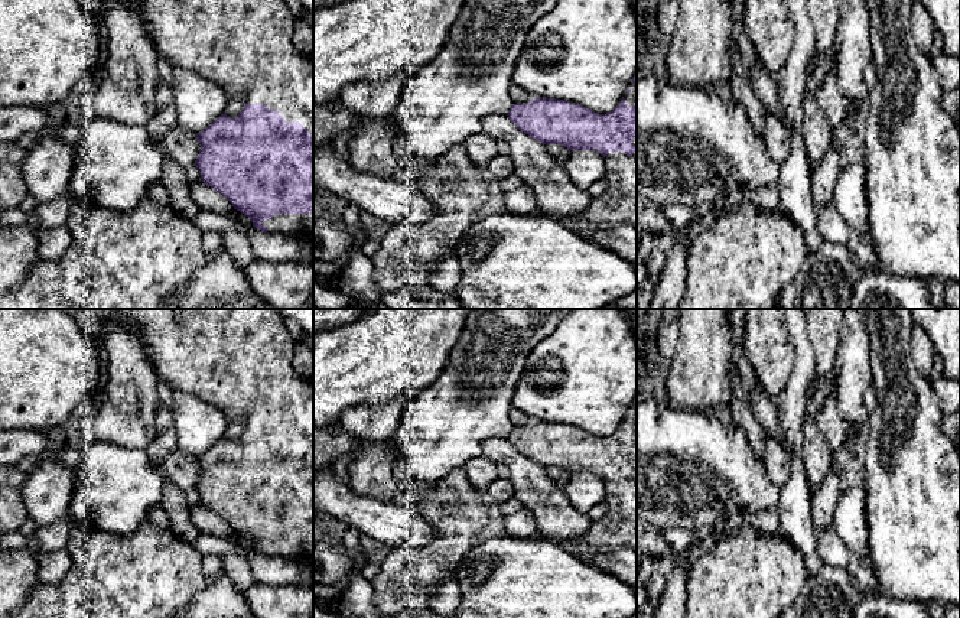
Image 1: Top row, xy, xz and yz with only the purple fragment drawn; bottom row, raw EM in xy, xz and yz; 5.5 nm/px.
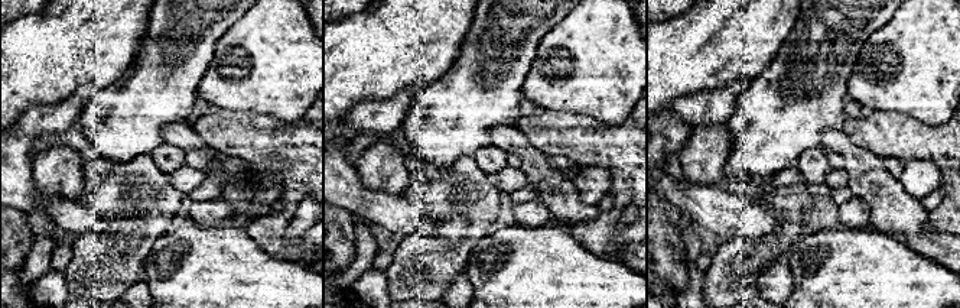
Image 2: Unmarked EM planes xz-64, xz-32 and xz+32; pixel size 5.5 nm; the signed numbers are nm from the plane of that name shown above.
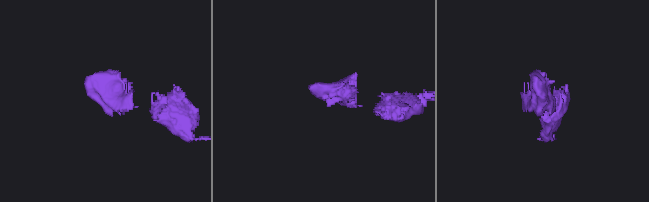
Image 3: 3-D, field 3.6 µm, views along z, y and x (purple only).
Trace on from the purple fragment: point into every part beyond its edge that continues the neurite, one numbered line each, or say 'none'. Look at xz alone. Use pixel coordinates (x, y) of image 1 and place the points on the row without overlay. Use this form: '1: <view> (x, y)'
1: xz (618, 527)

